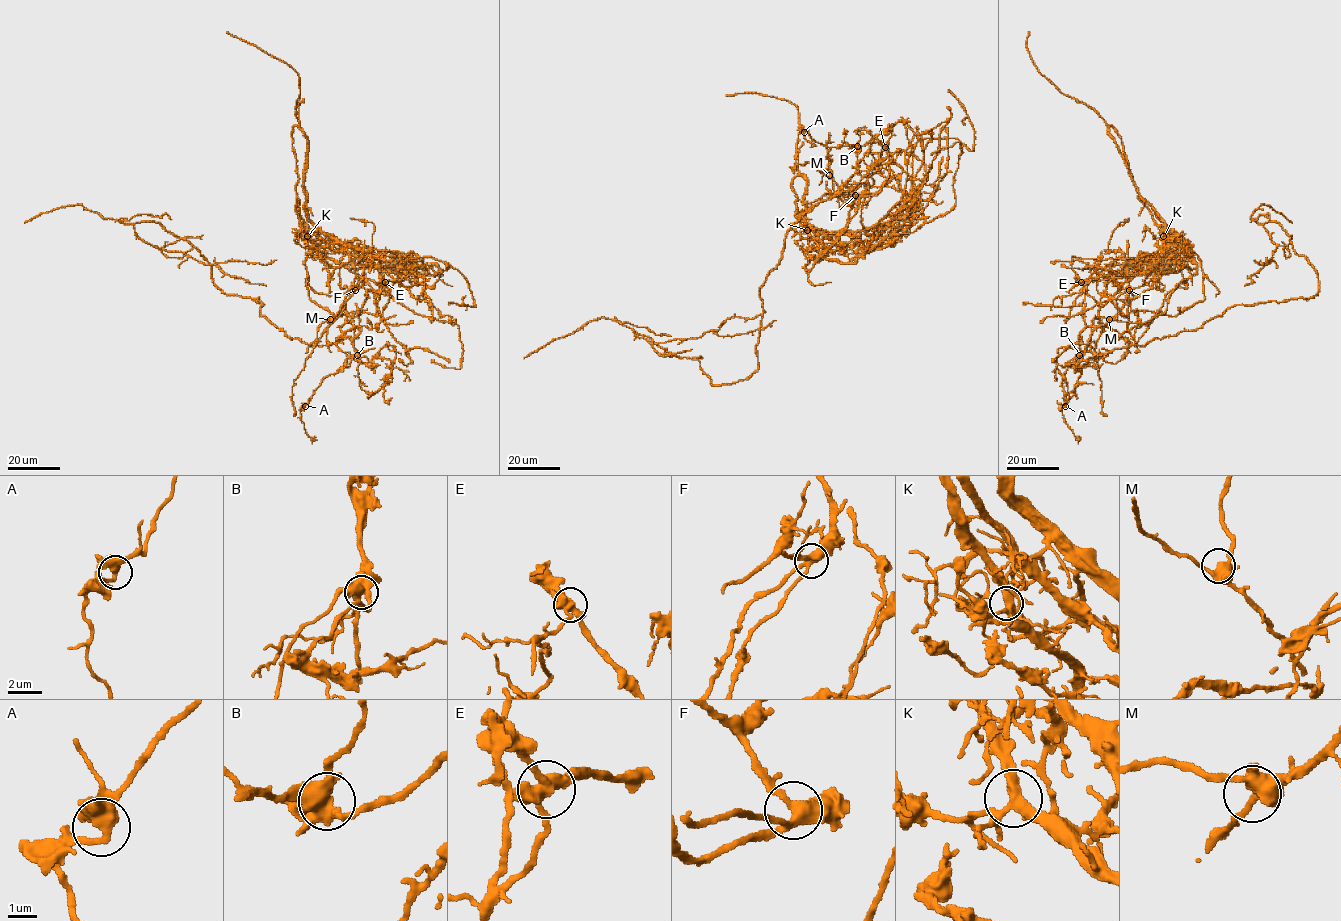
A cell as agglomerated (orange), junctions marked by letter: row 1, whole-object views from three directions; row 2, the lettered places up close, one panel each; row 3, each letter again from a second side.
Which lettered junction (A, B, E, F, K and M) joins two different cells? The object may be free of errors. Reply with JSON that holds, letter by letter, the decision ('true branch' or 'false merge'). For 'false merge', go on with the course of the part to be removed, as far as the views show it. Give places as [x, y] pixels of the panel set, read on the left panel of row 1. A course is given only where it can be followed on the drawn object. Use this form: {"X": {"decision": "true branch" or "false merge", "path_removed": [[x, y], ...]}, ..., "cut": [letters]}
{"A": {"decision": "true branch"}, "B": {"decision": "true branch"}, "E": {"decision": "false merge", "path_removed": [[385, 282], [374, 328], [309, 345], [258, 298], [225, 294], [155, 221], [74, 204], [24, 223]]}, "F": {"decision": "true branch"}, "K": {"decision": "true branch"}, "M": {"decision": "true branch"}, "cut": ["E"]}

